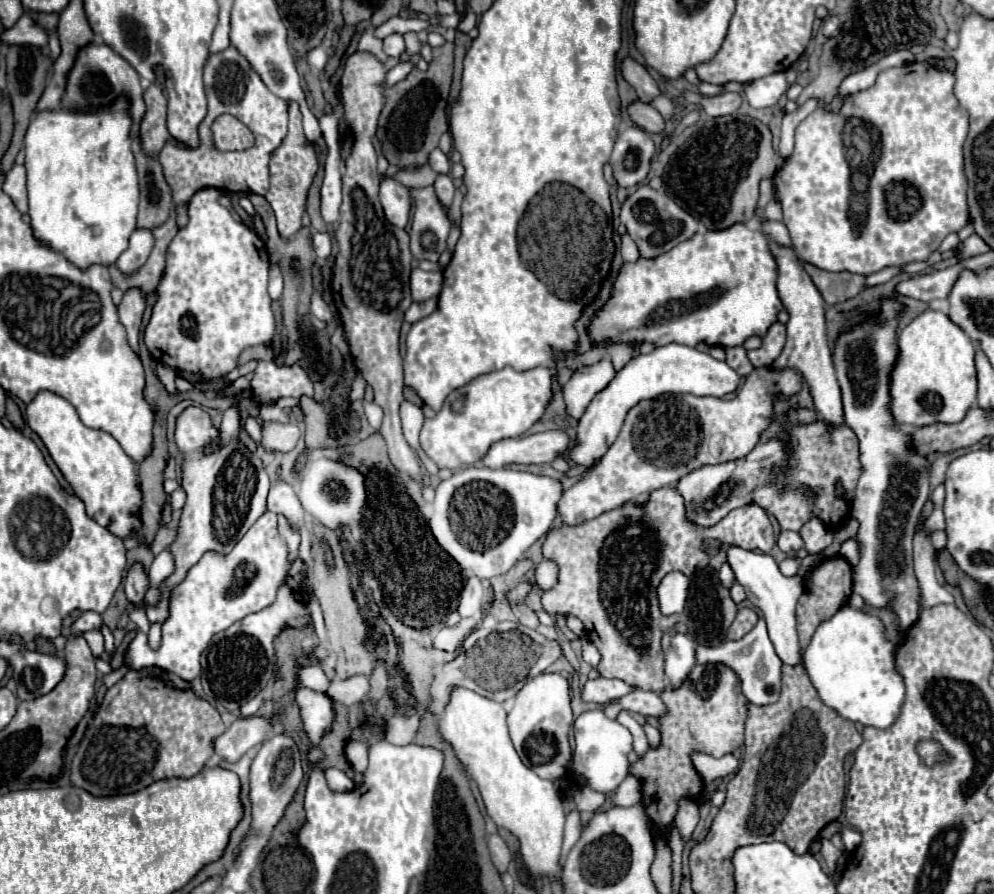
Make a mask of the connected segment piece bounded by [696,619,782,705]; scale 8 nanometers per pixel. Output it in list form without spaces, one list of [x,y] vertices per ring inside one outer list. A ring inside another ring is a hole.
[[[760,619],[750,633],[738,641],[726,641],[720,647],[696,647],[696,663],[724,663],[734,669],[742,681],[742,693],[752,705],[770,705],[780,697],[780,669],[782,661],[774,653],[772,641],[766,631],[766,621]]]

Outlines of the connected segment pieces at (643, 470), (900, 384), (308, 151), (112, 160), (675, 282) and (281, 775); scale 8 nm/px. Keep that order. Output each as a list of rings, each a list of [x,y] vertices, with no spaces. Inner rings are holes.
[[[790,367],[782,371],[774,369],[754,369],[744,385],[738,389],[736,397],[726,401],[718,397],[696,397],[696,395],[660,395],[650,401],[640,401],[634,405],[624,421],[624,427],[618,435],[618,439],[610,445],[608,453],[600,459],[598,467],[590,469],[574,487],[564,491],[560,503],[558,503],[558,515],[568,525],[580,525],[588,519],[598,517],[600,513],[606,513],[610,509],[616,509],[628,501],[636,501],[642,495],[648,495],[660,487],[676,485],[682,475],[688,475],[690,471],[704,467],[704,465],[716,465],[726,463],[734,459],[746,457],[758,443],[760,435],[768,429],[774,417],[774,395],[782,393],[784,397],[794,397],[802,389],[802,375]]]
[[[924,311],[898,335],[898,363],[890,371],[890,413],[896,425],[924,427],[932,423],[958,423],[966,411],[976,405],[976,367],[974,367],[974,345],[968,335],[940,311]]]
[[[290,101],[288,135],[282,141],[282,145],[278,149],[274,149],[272,155],[270,155],[270,187],[264,195],[264,199],[270,203],[270,207],[276,215],[276,225],[278,225],[278,233],[280,233],[282,239],[290,239],[302,227],[308,189],[310,189],[318,169],[320,169],[320,163],[318,163],[316,149],[314,149],[312,143],[306,141],[306,135],[304,135],[304,129],[302,129],[300,105]]]
[[[118,97],[114,99],[114,103],[110,103],[110,107],[98,107],[88,113],[36,111],[26,131],[24,165],[28,171],[30,225],[40,241],[48,243],[54,251],[60,251],[80,269],[86,269],[94,263],[116,263],[120,253],[128,247],[130,233],[136,229],[140,183],[130,147],[130,131],[130,101],[126,97]]]
[[[736,223],[734,227],[724,231],[708,231],[704,235],[696,233],[686,243],[676,245],[672,251],[656,259],[638,259],[636,263],[624,263],[614,283],[614,295],[608,305],[596,315],[590,327],[590,335],[592,339],[610,339],[624,343],[650,341],[654,345],[742,345],[750,335],[764,337],[768,327],[776,323],[776,315],[782,309],[782,301],[776,291],[776,277],[776,261],[772,259],[768,239],[760,229]]]
[[[274,735],[254,757],[250,769],[250,803],[252,803],[252,823],[250,833],[270,835],[274,825],[284,815],[286,805],[290,803],[294,791],[302,781],[302,761],[296,743],[286,735]]]

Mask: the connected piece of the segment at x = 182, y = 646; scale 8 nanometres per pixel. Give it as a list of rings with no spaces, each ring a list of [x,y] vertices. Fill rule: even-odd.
[[[264,513],[254,527],[234,545],[226,555],[216,555],[208,551],[190,571],[186,579],[174,587],[168,601],[168,619],[162,623],[162,643],[158,651],[152,650],[147,643],[147,635],[139,631],[128,647],[126,663],[103,678],[108,688],[121,680],[129,669],[140,670],[149,667],[162,667],[164,671],[174,671],[184,681],[192,681],[200,675],[200,655],[204,643],[208,645],[212,635],[228,629],[232,623],[244,619],[268,607],[276,599],[278,587],[286,581],[288,573],[288,549],[276,529],[276,513]],[[240,565],[250,565],[254,577],[238,583],[236,569]]]

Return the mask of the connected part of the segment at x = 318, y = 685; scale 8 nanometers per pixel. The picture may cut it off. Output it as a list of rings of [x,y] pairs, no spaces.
[[[308,665],[303,667],[295,677],[297,682],[297,687],[306,687],[306,685],[310,685],[310,689],[314,689],[314,691],[326,691],[328,689],[328,685],[330,685],[330,681],[328,681],[328,677],[326,677],[326,673],[324,673],[324,669],[322,669],[322,665]]]

